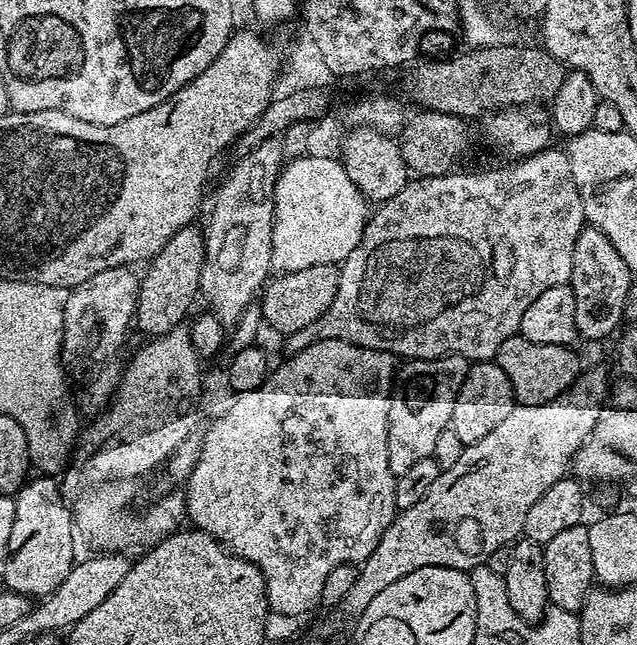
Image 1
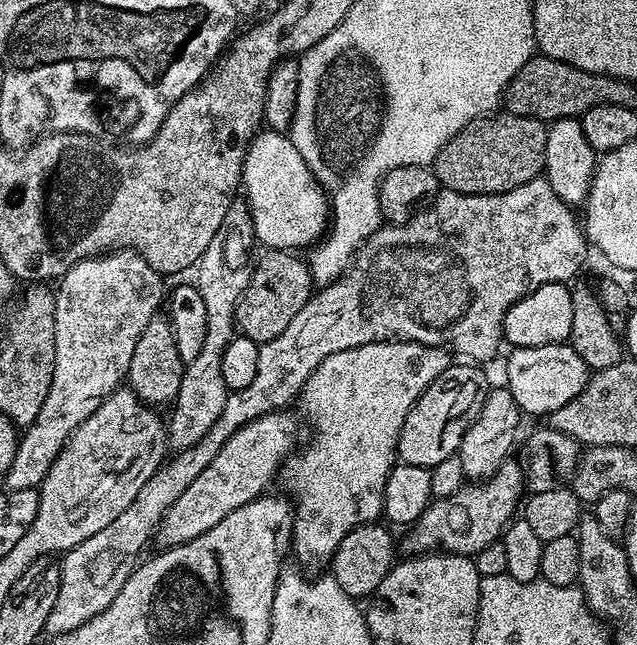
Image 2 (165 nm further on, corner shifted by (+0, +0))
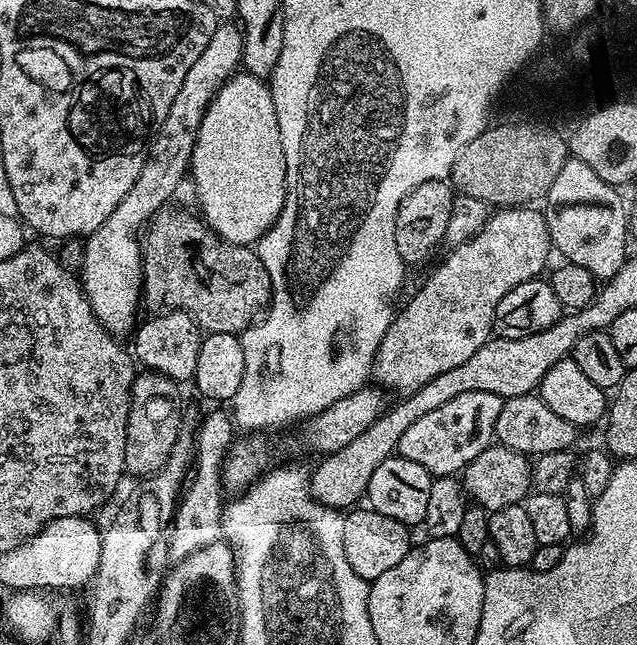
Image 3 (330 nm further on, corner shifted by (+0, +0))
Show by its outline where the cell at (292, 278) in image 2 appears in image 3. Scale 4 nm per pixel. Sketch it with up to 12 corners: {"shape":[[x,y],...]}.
{"shape":[[165,206],[142,240],[142,304],[205,333],[272,298],[255,247]]}

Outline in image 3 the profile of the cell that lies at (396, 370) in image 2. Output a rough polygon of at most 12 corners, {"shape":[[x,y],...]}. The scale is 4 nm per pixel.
{"shape":[[501,207],[393,315],[372,363],[406,397],[493,335],[549,267],[539,207]]}

